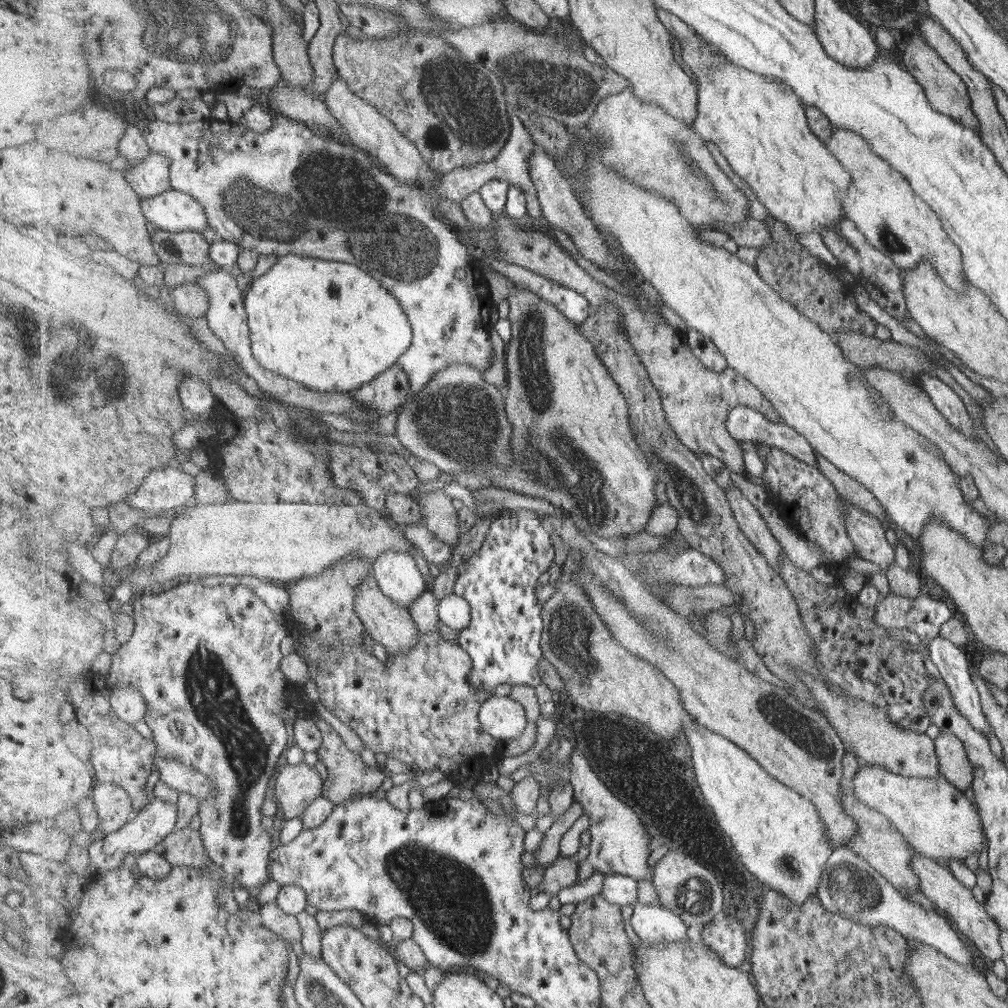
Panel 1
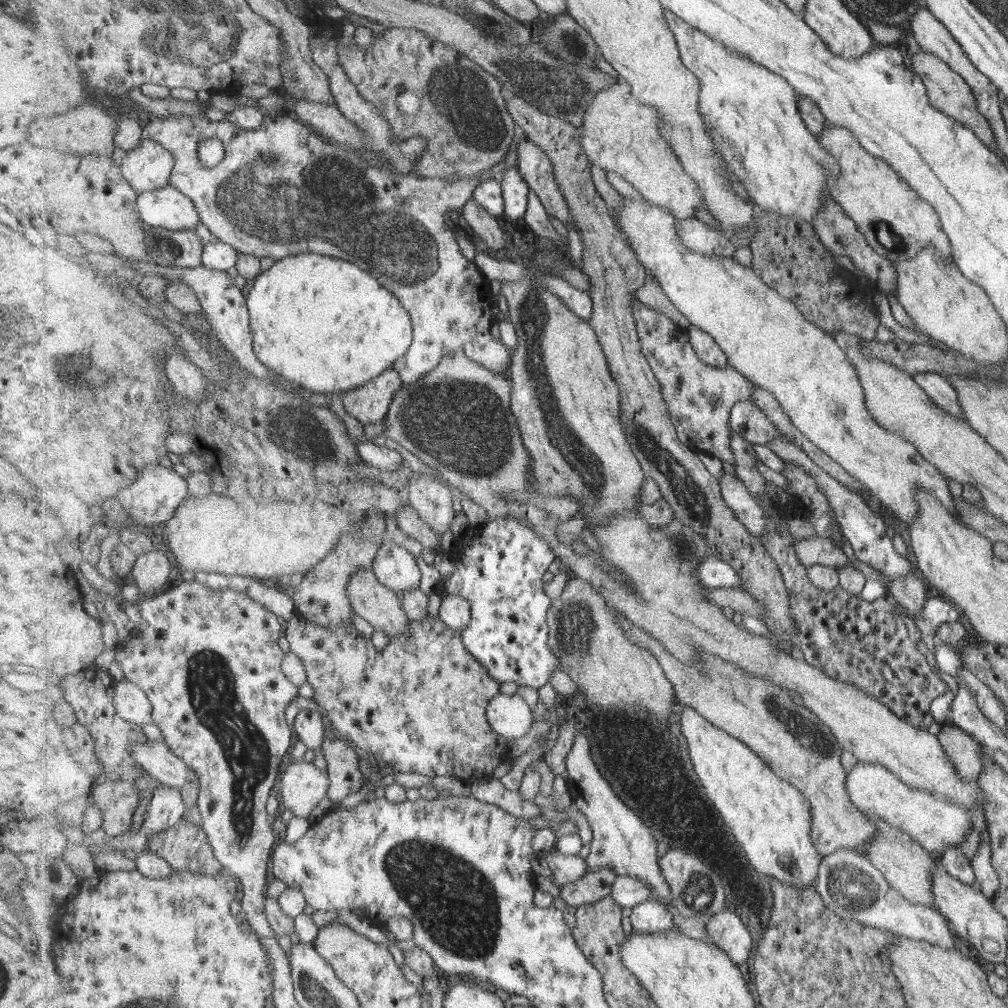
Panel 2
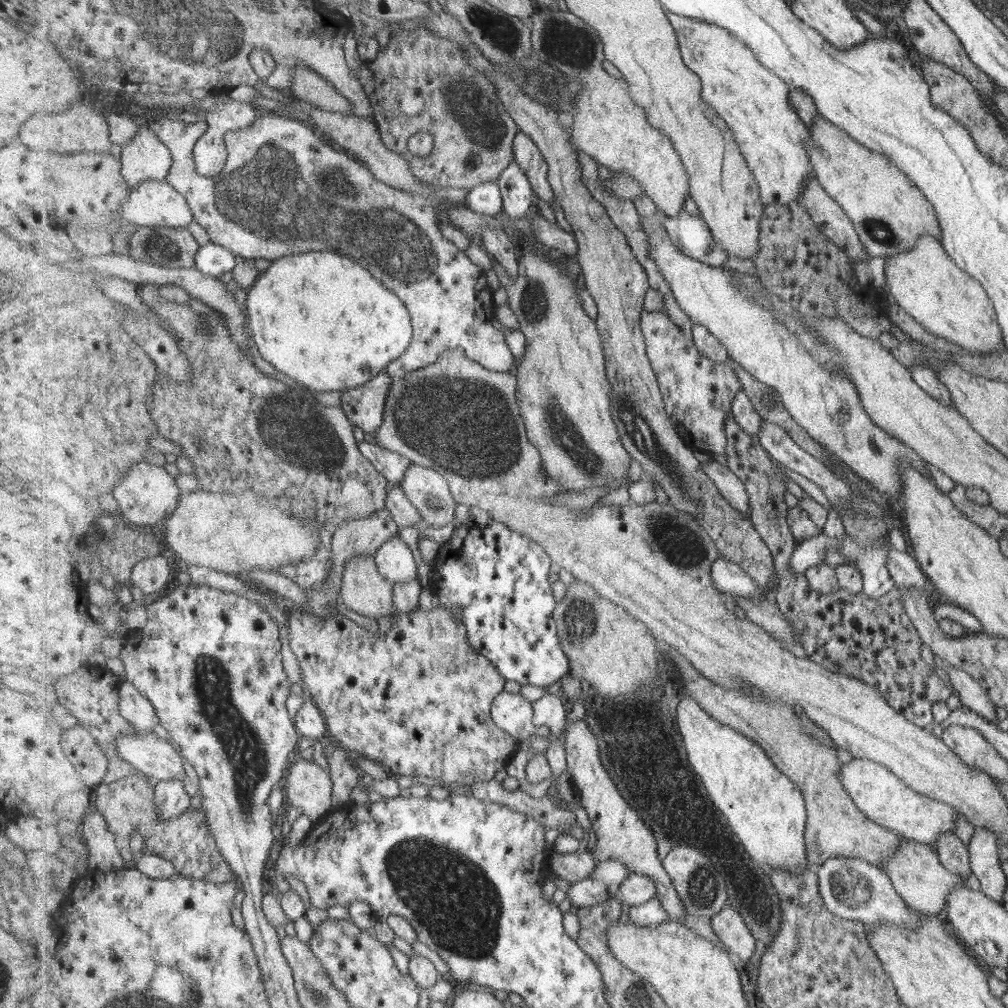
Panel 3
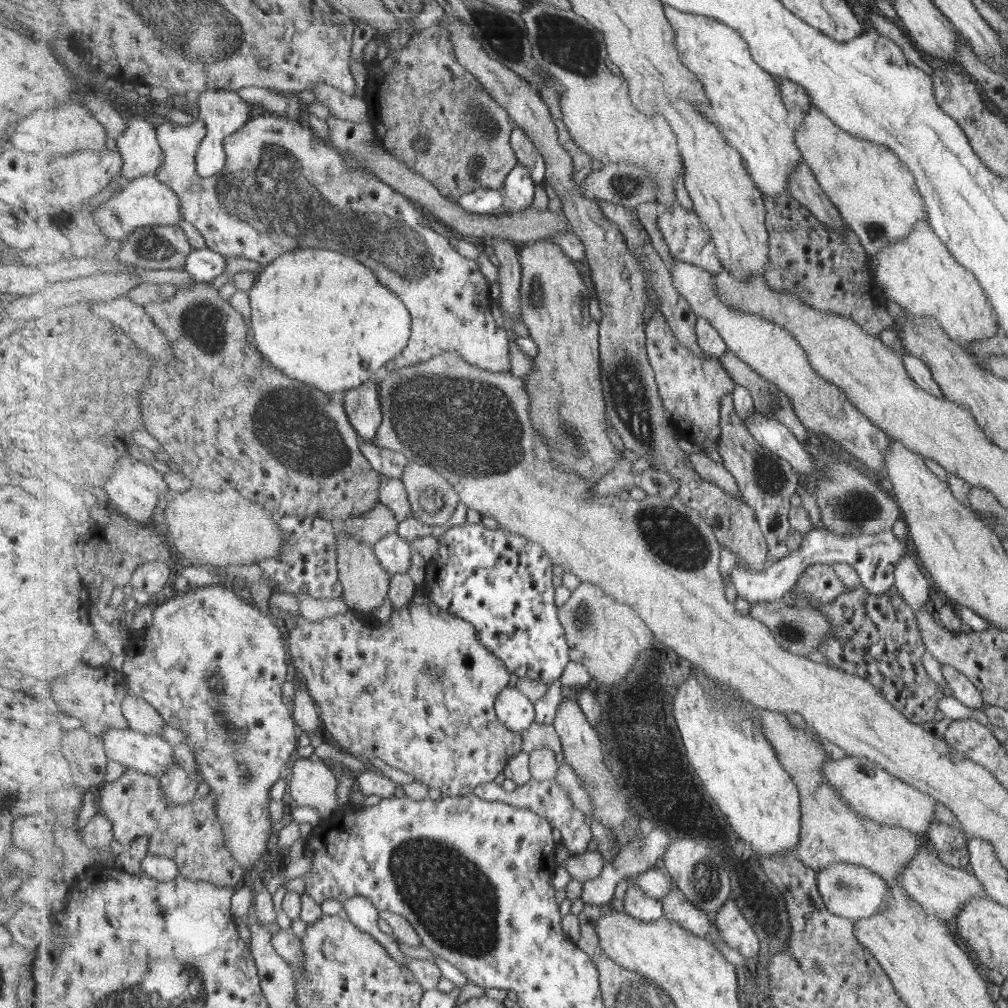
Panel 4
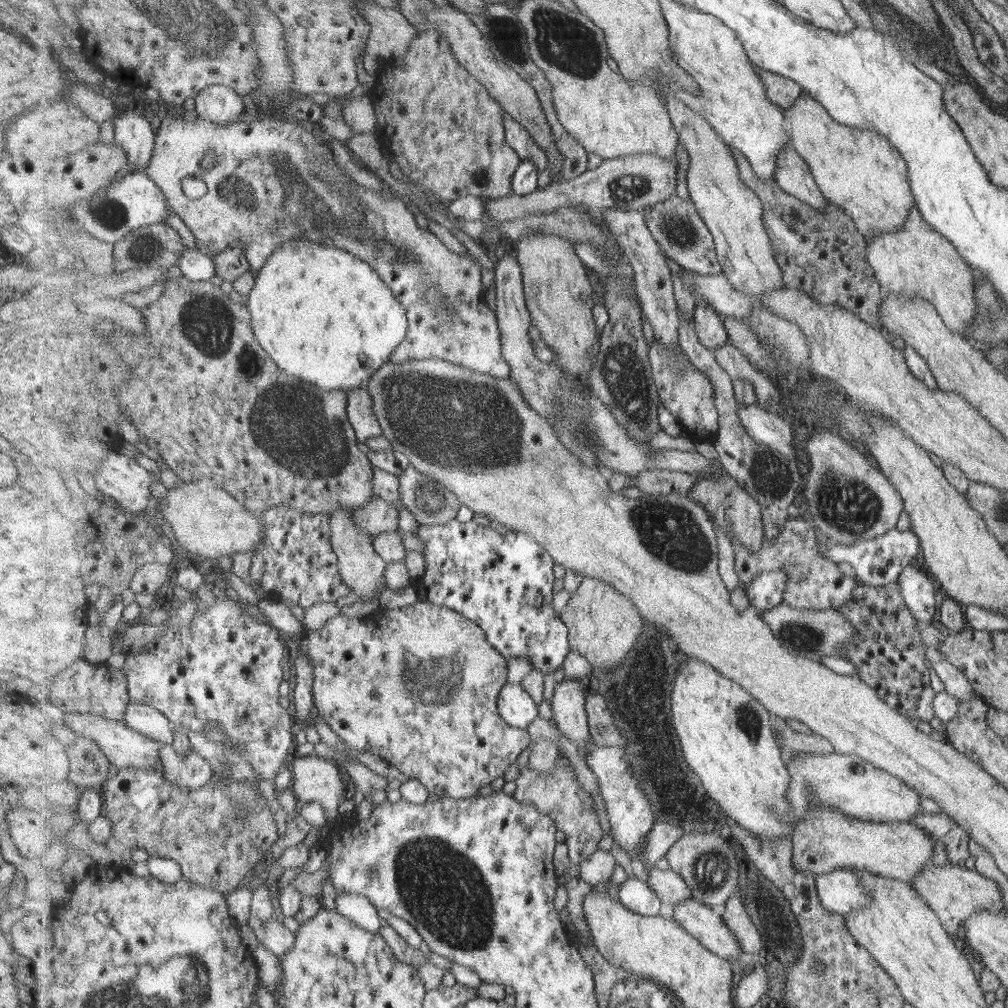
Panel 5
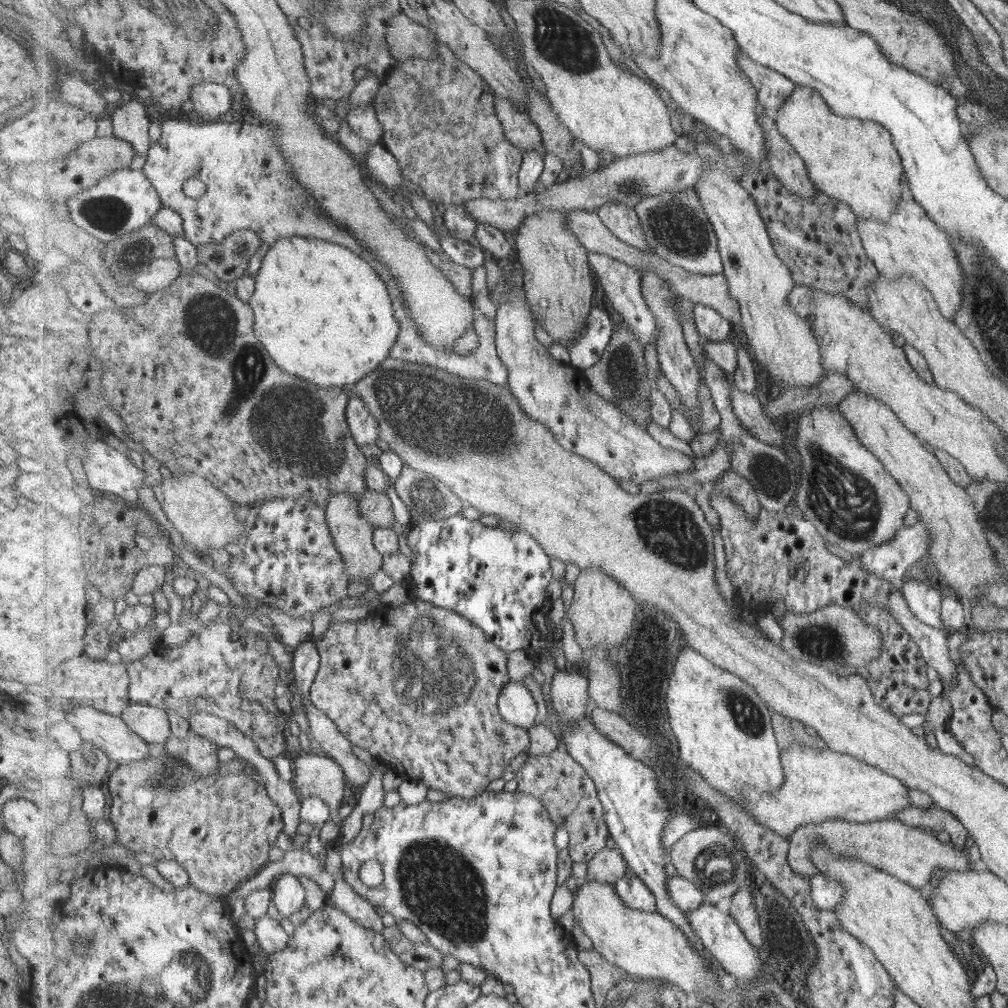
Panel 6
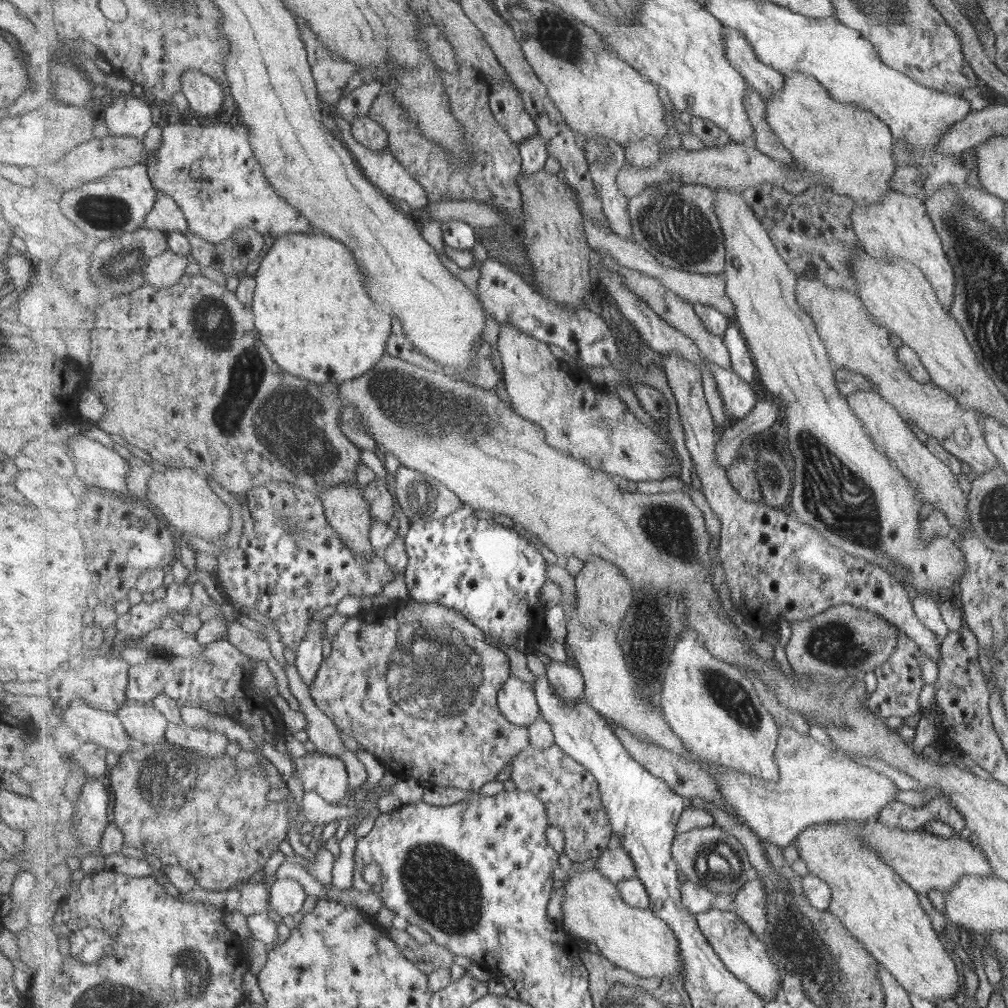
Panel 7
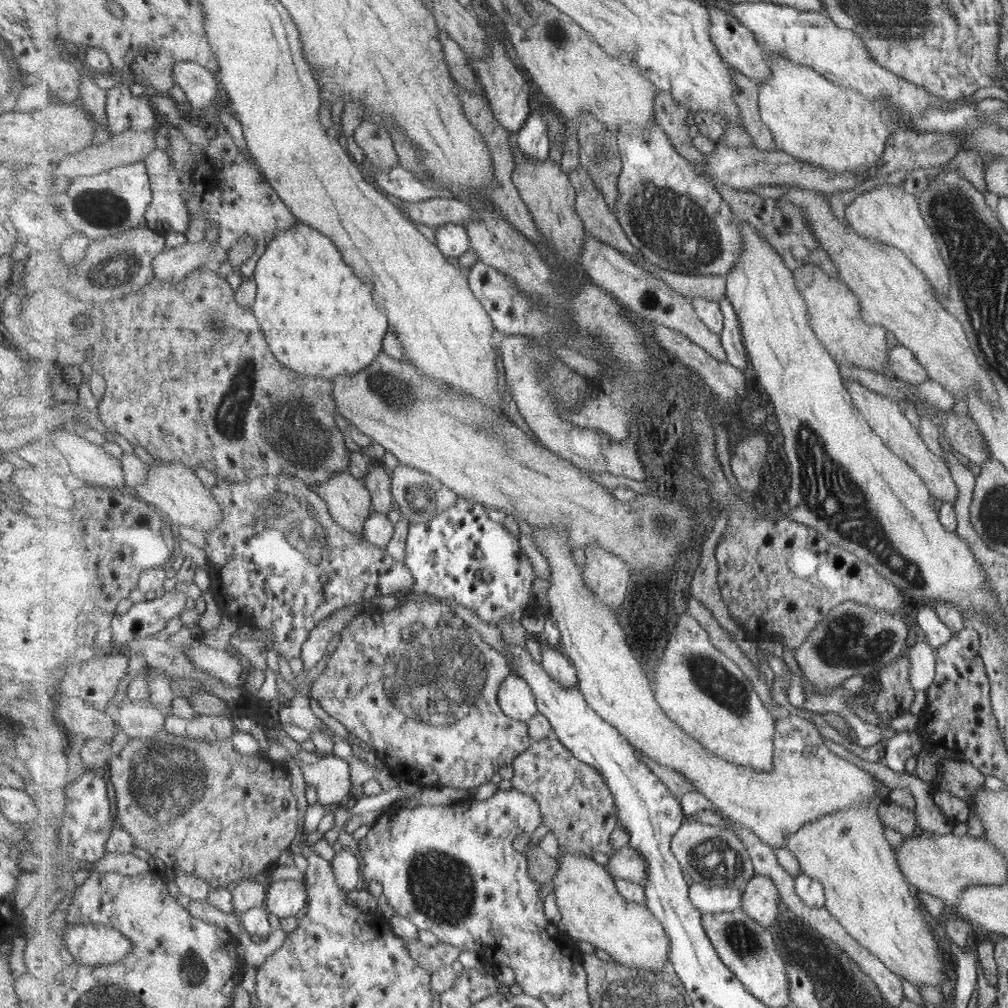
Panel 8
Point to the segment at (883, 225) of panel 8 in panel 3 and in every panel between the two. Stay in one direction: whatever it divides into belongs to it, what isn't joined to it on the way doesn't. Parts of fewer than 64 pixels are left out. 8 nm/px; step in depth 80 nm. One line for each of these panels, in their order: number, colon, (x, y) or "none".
3: (923, 280)
4: (919, 273)
5: (916, 260)
6: (909, 243)
7: (898, 226)

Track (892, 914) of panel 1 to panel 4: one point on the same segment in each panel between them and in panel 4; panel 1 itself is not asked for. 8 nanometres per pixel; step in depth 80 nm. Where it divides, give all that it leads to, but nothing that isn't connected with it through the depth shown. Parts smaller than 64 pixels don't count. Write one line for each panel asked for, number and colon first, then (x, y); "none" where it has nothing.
2: (853, 887)
3: (854, 889)
4: (854, 892)

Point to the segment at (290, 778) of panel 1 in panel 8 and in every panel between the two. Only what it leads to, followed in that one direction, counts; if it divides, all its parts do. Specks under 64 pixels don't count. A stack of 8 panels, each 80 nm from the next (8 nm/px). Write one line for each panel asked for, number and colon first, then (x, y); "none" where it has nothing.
2: (303, 787)
3: (308, 787)
4: (312, 784)
5: (316, 778)
6: (324, 777)
7: (328, 776)
8: (331, 776)

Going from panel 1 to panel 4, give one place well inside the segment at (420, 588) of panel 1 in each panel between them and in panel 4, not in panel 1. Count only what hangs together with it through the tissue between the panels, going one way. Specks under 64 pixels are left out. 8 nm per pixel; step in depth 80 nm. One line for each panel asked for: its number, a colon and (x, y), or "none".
2: (395, 566)
3: (395, 560)
4: (395, 553)

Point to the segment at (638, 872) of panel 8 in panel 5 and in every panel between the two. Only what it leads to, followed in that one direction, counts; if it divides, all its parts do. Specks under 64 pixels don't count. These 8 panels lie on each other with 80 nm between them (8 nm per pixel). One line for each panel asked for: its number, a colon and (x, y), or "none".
5: (598, 869)
6: (608, 866)
7: (616, 864)

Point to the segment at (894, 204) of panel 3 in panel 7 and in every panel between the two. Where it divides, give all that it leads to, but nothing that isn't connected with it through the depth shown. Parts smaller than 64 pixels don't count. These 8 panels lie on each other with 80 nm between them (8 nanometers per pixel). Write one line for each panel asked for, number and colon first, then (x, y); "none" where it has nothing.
4: (876, 194)
5: (859, 169)
6: (854, 160)
7: (848, 148)

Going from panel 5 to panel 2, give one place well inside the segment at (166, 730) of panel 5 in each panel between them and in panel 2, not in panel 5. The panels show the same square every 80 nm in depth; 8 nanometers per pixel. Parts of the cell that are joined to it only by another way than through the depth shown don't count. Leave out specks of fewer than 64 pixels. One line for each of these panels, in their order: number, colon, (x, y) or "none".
2: (133, 705)
3: (137, 709)
4: (141, 716)

